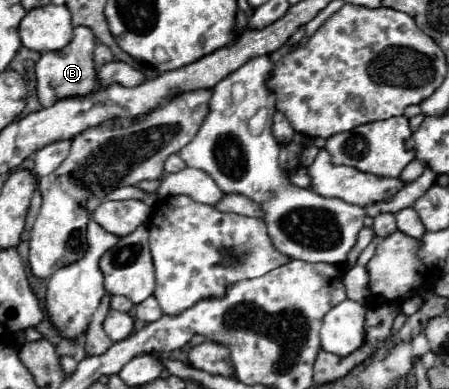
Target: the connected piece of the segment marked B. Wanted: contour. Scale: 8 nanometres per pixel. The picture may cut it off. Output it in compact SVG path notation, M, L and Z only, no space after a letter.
M75 27L75 35L69 45L61 51L47 51L35 65L37 73L37 95L43 107L51 107L59 99L67 97L85 97L95 89L95 65L93 65L93 51L95 51L95 35L89 27Z

